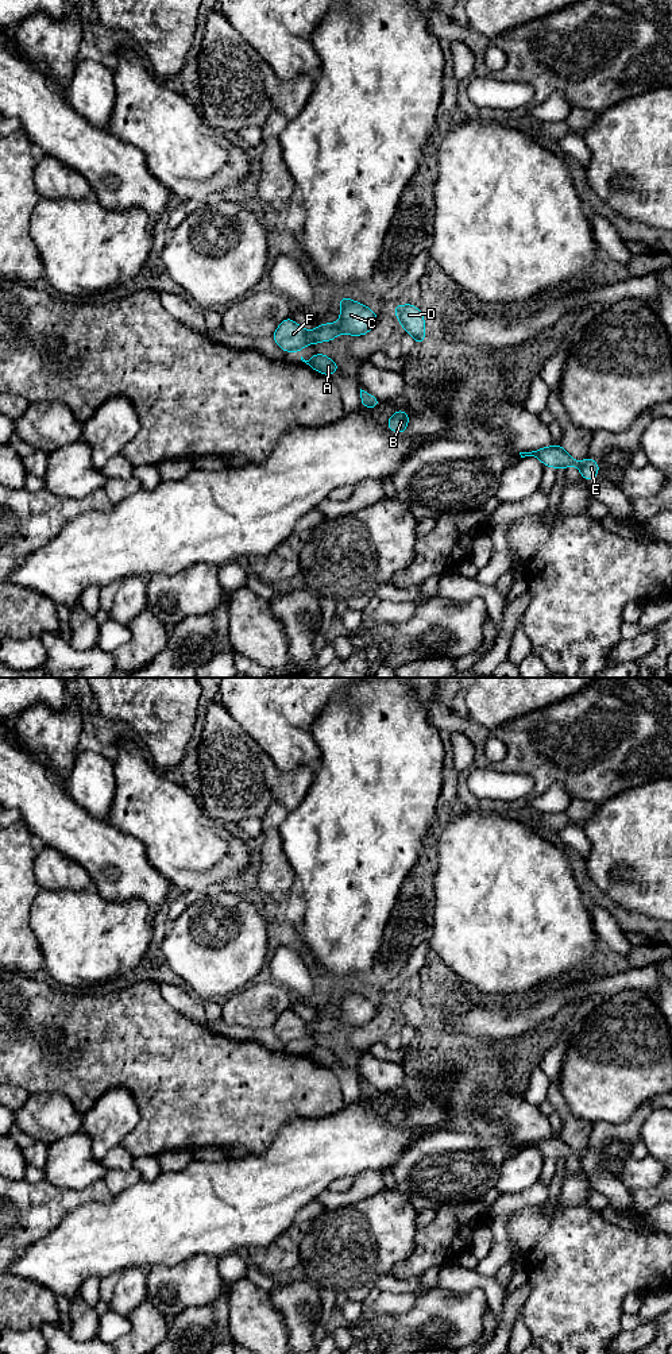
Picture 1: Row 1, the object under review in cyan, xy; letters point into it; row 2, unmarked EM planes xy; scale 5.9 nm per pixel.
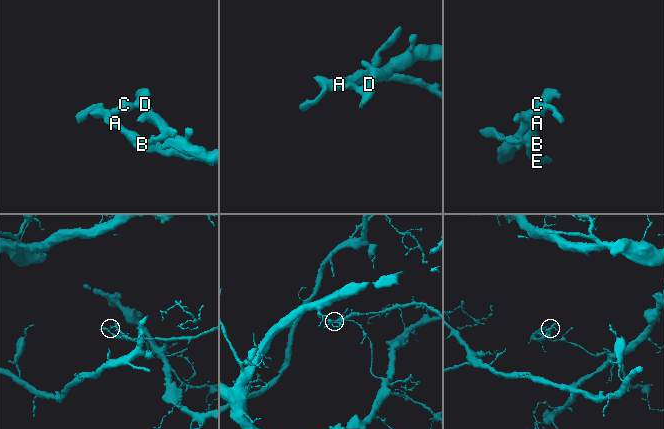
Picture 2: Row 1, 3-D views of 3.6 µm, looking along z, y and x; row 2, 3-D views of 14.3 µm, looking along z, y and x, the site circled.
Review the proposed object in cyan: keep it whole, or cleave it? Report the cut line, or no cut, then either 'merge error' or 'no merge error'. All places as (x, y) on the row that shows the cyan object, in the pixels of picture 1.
cut in xy along (306, 331), (309, 343); merge error

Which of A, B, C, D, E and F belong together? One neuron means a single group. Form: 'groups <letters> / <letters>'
groups A B E F / C D

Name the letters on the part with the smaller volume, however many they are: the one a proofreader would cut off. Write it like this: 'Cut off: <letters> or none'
Cut off: C, D

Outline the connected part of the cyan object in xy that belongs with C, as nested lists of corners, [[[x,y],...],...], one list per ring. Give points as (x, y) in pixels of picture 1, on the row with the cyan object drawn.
[[[347,297],[339,300],[339,305],[341,308],[340,323],[336,325],[331,321],[308,331],[306,339],[309,343],[331,342],[340,333],[360,336],[368,333],[375,327],[378,316],[366,305]]]

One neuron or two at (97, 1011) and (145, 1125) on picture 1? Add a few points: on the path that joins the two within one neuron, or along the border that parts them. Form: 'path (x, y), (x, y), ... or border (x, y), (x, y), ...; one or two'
path (126, 1040), (149, 1063), (149, 1096); one

